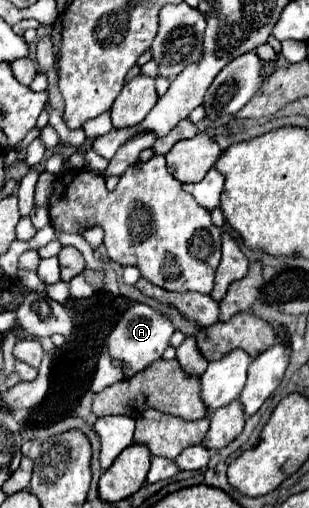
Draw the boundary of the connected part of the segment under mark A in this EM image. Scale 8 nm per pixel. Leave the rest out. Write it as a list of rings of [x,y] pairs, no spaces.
[[[131,304],[129,310],[121,316],[119,324],[113,328],[113,332],[107,338],[107,352],[111,360],[121,362],[123,380],[133,378],[137,372],[143,372],[147,366],[151,366],[155,360],[161,358],[165,348],[169,346],[169,338],[175,332],[173,324],[157,314],[151,306],[145,304]]]

